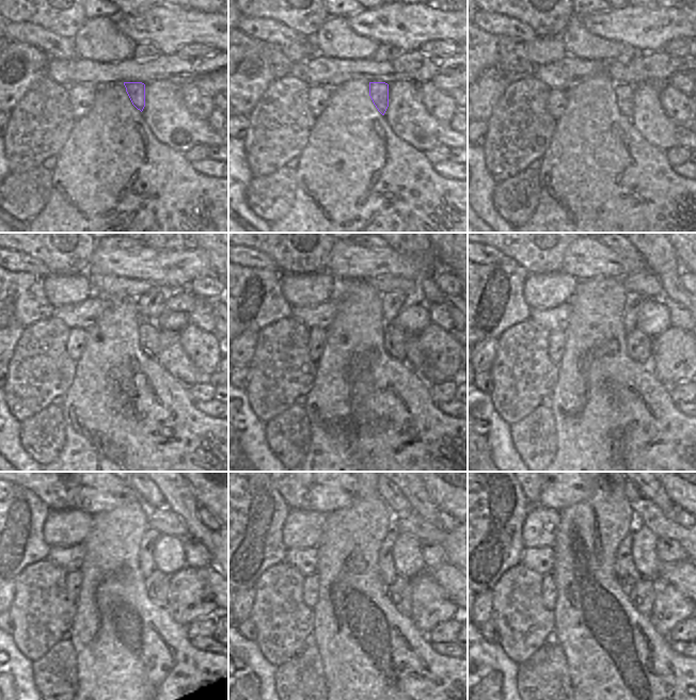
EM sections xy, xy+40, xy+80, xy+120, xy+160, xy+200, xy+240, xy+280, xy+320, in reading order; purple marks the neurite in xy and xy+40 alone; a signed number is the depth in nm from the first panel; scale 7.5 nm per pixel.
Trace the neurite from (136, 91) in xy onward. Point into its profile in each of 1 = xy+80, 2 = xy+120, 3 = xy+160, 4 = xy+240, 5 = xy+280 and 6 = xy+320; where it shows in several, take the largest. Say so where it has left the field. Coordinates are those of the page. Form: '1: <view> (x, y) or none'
1: xy+80 (623, 93)
2: xy+120 (148, 332)
3: xy+160 (395, 339)
4: xy+240 (158, 584)
5: xy+280 (399, 591)
6: xy+320 (643, 594)

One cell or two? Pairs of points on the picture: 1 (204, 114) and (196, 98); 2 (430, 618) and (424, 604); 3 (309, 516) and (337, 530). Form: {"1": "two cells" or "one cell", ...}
{"1": "one cell", "2": "one cell", "3": "two cells"}

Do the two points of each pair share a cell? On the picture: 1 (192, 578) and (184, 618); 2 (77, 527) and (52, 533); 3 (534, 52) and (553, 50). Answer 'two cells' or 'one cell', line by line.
1: one cell
2: one cell
3: one cell

